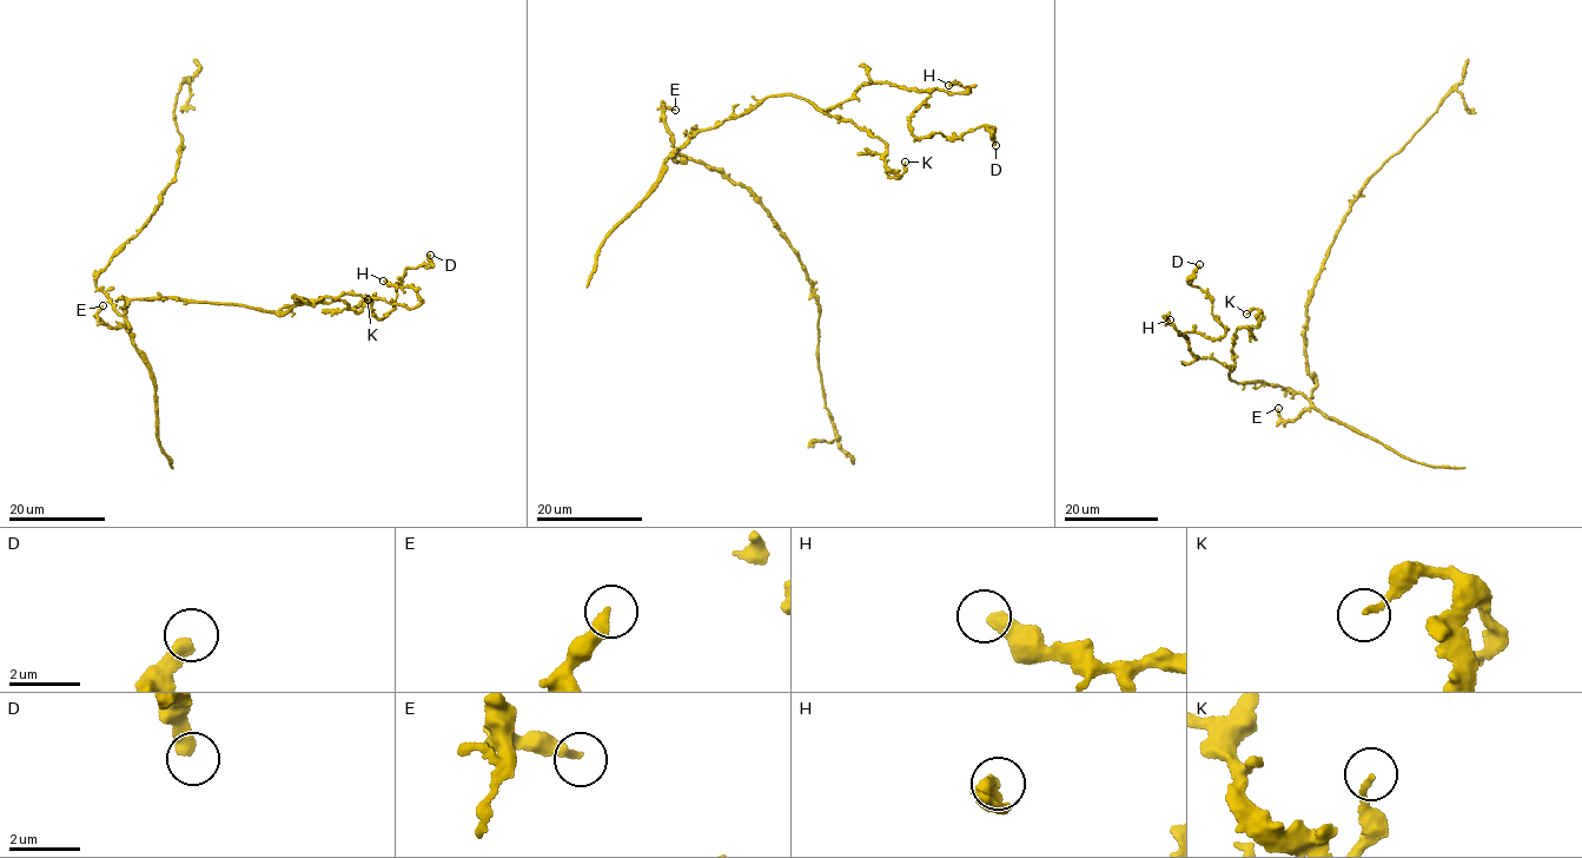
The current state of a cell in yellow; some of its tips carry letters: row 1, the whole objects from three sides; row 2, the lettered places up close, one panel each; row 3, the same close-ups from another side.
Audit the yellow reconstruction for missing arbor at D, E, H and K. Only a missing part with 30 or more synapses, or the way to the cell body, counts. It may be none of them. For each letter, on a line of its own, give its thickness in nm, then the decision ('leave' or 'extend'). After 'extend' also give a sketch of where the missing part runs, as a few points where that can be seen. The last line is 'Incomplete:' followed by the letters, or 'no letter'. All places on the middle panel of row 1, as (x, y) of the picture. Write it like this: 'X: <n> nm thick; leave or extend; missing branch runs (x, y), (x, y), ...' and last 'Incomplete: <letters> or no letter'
D: 380 nm thick; leave
E: 300 nm thick; leave
H: 320 nm thick; leave
K: 150 nm thick; leave
Incomplete: no letter

